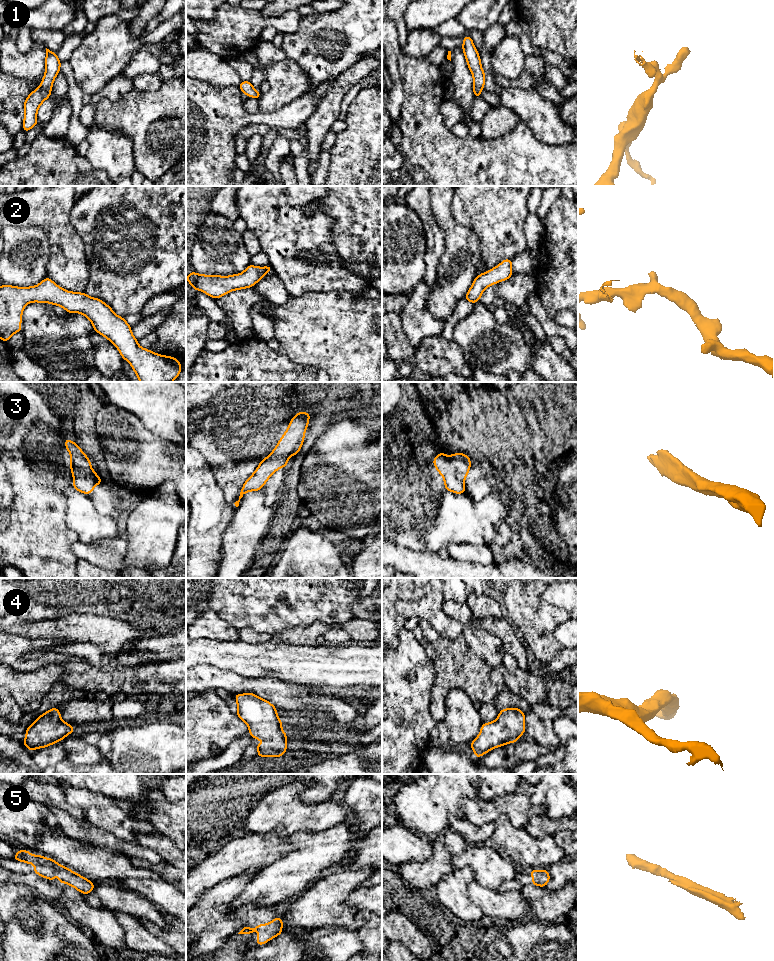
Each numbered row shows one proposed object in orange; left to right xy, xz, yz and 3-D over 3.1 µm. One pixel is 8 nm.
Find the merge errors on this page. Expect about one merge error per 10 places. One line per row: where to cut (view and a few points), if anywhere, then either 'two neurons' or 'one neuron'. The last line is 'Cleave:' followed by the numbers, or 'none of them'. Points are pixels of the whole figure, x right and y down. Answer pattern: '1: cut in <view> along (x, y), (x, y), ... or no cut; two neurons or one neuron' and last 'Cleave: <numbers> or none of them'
1: no cut; one neuron
2: no cut; one neuron
3: no cut; one neuron
4: no cut; one neuron
5: no cut; one neuron
Cleave: none of them

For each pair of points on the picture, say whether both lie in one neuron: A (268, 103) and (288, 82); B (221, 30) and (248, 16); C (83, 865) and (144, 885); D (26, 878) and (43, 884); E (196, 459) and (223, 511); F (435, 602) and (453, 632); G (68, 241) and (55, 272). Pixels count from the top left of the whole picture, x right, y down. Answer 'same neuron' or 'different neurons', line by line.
A: same neuron
B: same neuron
C: different neurons
D: same neuron
E: same neuron
F: same neuron
G: same neuron

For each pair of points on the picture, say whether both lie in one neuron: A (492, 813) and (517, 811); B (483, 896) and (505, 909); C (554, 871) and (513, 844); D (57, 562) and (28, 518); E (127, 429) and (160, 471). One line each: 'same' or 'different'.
A: same
B: same
C: different
D: same
E: same

